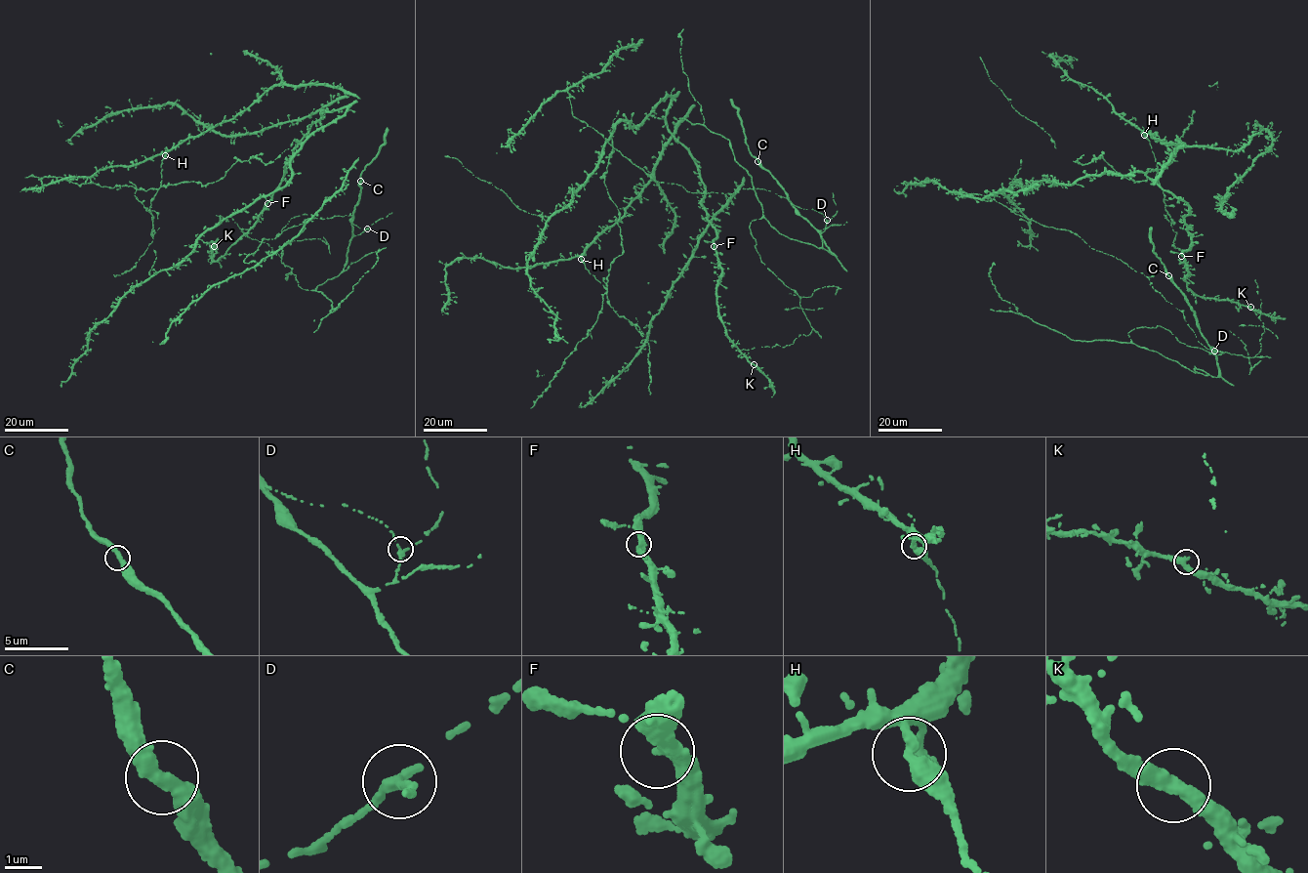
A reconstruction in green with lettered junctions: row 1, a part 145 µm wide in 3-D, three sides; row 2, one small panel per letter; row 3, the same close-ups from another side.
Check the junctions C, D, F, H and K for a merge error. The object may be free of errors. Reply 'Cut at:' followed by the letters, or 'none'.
Cut at: H

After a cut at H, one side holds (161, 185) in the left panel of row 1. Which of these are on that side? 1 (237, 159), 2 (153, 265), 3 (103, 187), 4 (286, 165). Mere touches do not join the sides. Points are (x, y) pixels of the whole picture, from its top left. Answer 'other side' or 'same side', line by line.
1: same side
2: other side
3: same side
4: other side

